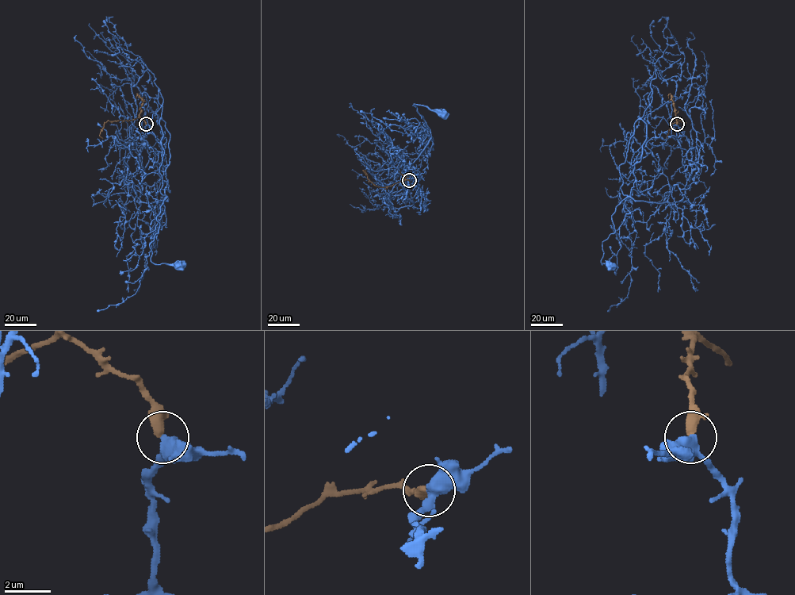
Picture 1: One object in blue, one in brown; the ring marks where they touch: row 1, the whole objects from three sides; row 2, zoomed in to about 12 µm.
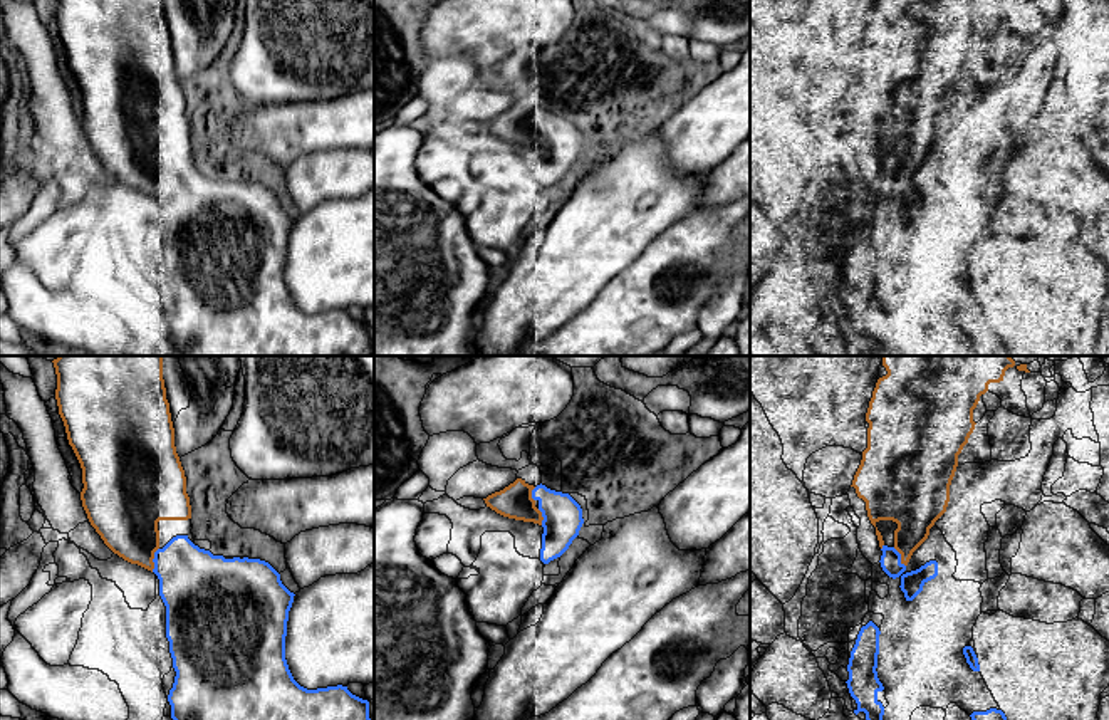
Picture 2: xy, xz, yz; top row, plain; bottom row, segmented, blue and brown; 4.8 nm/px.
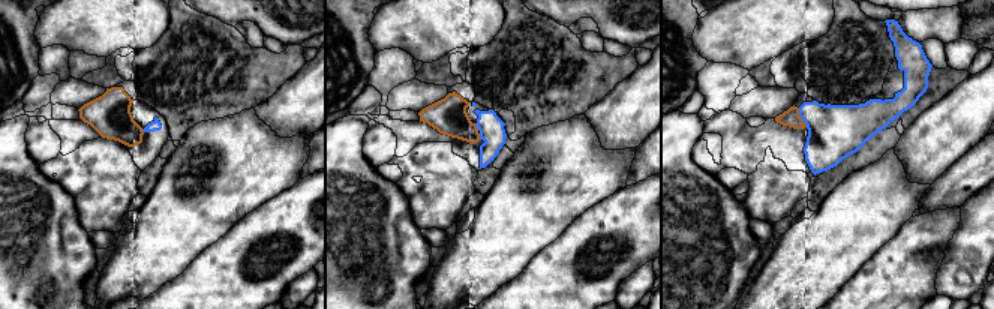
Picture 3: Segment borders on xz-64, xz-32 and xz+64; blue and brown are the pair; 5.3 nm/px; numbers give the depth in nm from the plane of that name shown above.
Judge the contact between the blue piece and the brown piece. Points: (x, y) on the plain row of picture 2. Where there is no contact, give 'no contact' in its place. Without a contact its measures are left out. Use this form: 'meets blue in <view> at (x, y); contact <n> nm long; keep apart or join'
meets blue in xy at (153, 183); contact 120 nm long; join

